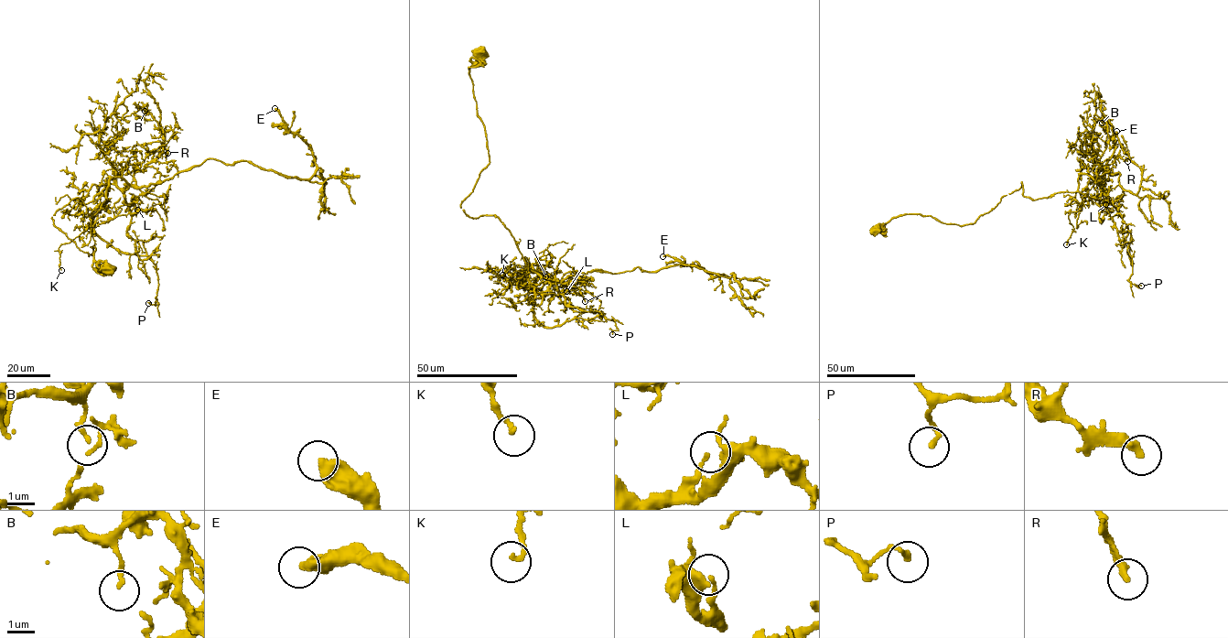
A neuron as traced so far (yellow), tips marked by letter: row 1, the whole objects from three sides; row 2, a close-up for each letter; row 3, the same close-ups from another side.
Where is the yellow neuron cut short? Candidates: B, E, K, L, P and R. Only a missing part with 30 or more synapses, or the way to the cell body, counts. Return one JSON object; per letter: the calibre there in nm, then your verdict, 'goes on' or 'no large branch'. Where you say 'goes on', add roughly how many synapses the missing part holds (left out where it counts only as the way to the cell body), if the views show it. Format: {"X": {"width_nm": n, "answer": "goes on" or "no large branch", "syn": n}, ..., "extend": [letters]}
{"B": {"width_nm": 150, "answer": "no large branch"}, "E": {"width_nm": 480, "answer": "no large branch"}, "K": {"width_nm": 160, "answer": "no large branch"}, "L": {"width_nm": 120, "answer": "no large branch"}, "P": {"width_nm": 190, "answer": "no large branch"}, "R": {"width_nm": 280, "answer": "no large branch"}, "extend": []}

